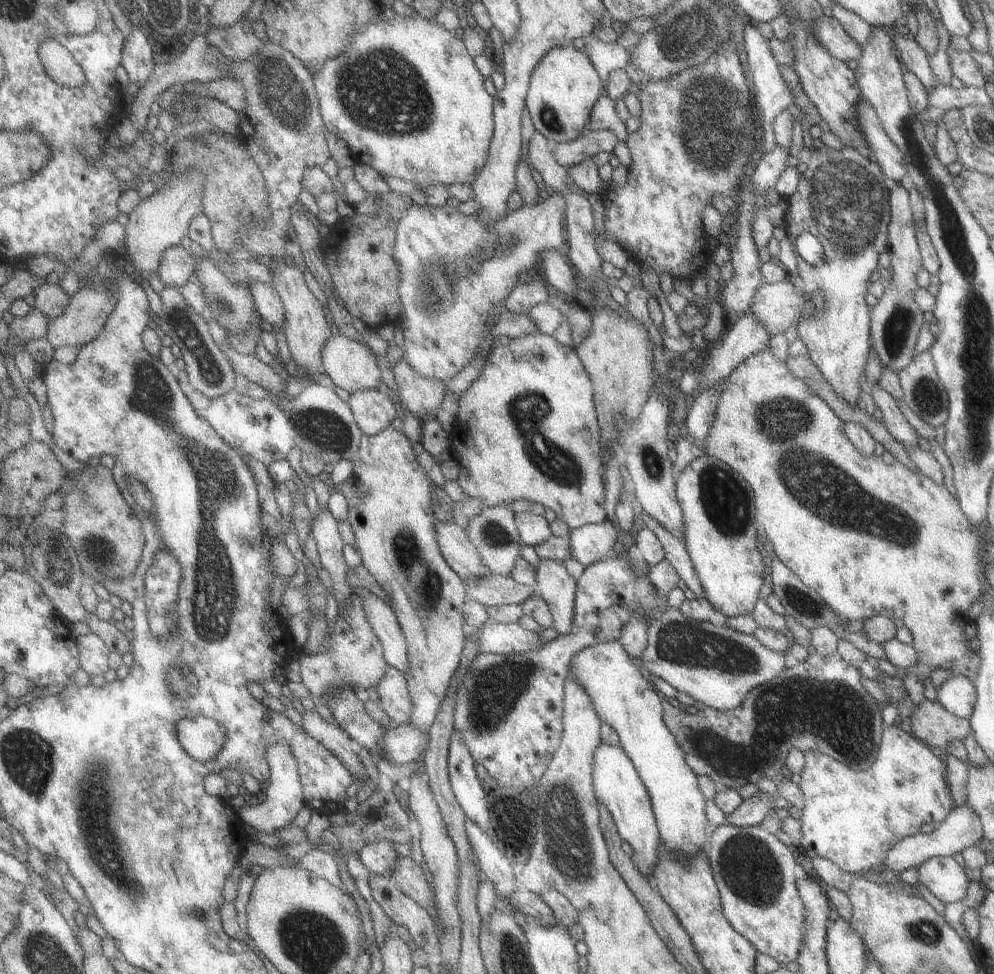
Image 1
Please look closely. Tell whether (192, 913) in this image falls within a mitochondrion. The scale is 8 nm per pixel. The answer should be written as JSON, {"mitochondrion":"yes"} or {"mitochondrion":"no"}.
{"mitochondrion":"yes"}

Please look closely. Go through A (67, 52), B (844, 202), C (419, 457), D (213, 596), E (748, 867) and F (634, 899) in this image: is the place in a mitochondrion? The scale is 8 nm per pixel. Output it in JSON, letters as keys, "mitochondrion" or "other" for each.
{"A":"other","B":"mitochondrion","C":"other","D":"mitochondrion","E":"mitochondrion","F":"other"}

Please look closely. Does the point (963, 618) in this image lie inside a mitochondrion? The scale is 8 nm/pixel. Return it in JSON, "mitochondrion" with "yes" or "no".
{"mitochondrion":"no"}

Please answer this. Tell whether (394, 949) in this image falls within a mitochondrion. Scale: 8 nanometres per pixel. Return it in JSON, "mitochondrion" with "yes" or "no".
{"mitochondrion":"no"}

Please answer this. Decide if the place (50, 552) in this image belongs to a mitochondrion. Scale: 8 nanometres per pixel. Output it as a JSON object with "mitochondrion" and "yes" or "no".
{"mitochondrion":"yes"}

